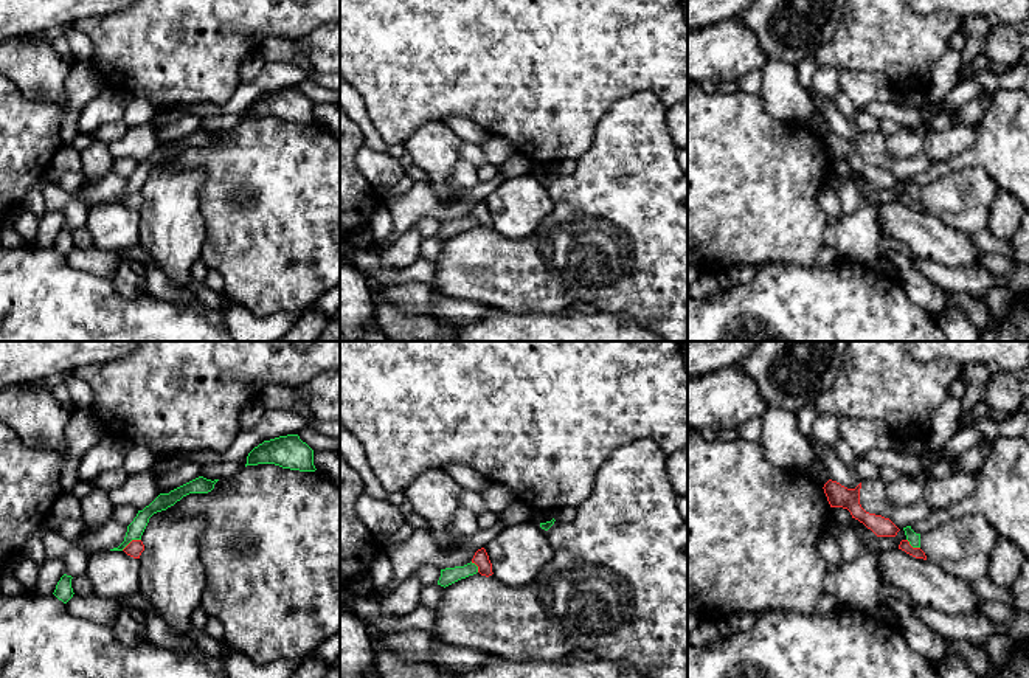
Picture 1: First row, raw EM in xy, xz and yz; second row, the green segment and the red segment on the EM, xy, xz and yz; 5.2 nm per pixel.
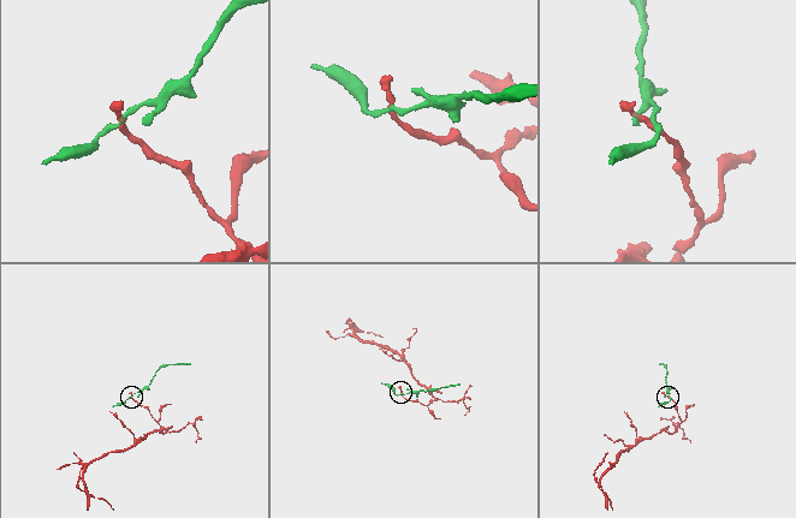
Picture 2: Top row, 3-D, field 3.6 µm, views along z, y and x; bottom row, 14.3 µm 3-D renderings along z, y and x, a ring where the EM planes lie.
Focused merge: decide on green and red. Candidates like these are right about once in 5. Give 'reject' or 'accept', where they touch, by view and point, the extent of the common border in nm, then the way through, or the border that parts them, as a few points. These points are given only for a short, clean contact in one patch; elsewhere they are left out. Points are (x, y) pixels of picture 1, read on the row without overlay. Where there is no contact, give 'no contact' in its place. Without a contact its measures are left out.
reject; meets green in xy at (131, 193); contact 120 nm long; border along xy (140, 191), (132, 191), (121, 202)

